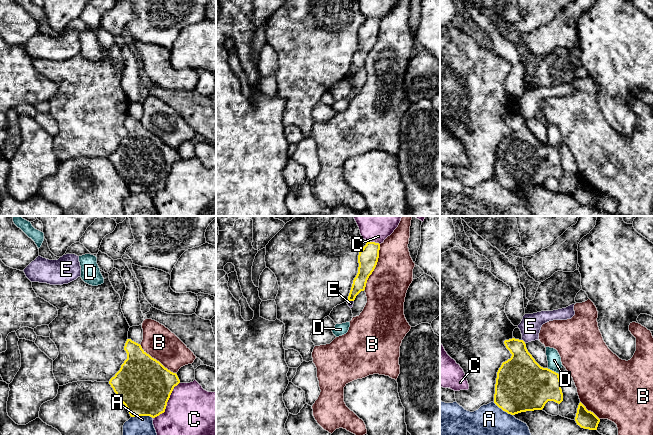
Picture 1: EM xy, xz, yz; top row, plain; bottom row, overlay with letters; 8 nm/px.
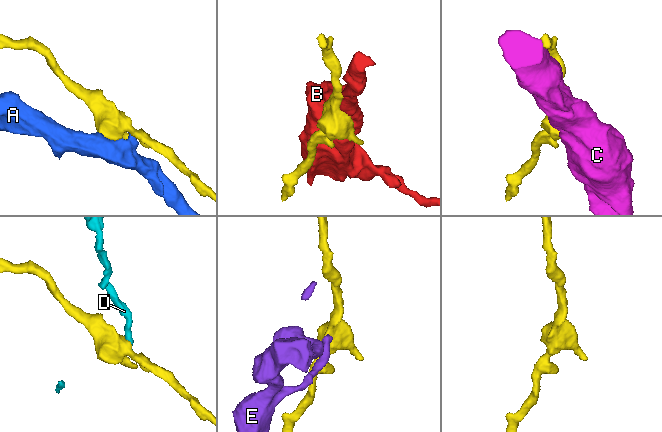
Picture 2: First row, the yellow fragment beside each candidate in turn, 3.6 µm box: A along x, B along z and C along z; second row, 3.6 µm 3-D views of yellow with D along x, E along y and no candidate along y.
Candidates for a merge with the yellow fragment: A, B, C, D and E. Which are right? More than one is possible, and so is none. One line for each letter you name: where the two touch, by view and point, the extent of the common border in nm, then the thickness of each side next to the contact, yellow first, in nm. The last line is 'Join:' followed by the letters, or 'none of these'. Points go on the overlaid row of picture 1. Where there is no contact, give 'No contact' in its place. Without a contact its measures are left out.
Join: none of these

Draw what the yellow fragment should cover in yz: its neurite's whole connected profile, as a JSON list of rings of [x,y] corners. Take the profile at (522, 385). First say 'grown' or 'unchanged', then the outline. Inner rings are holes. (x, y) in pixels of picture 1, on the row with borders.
unchanged; [[[505,340],[506,348],[512,354],[511,358],[503,362],[497,372],[494,403],[508,414],[542,410],[548,401],[560,404],[563,401],[559,374],[541,367],[528,352],[523,340]]]

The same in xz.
unchanged; [[[367,242],[358,255],[358,273],[353,280],[353,284],[347,301],[354,301],[356,296],[365,290],[367,280],[374,271],[379,258],[380,244]]]

